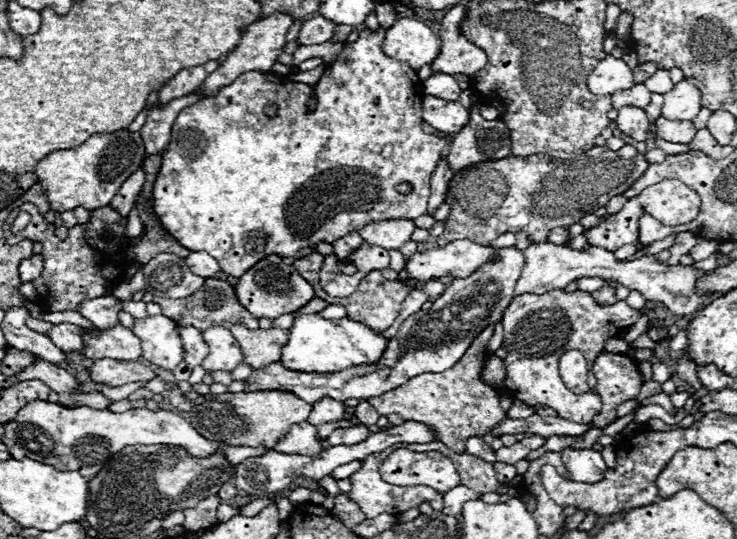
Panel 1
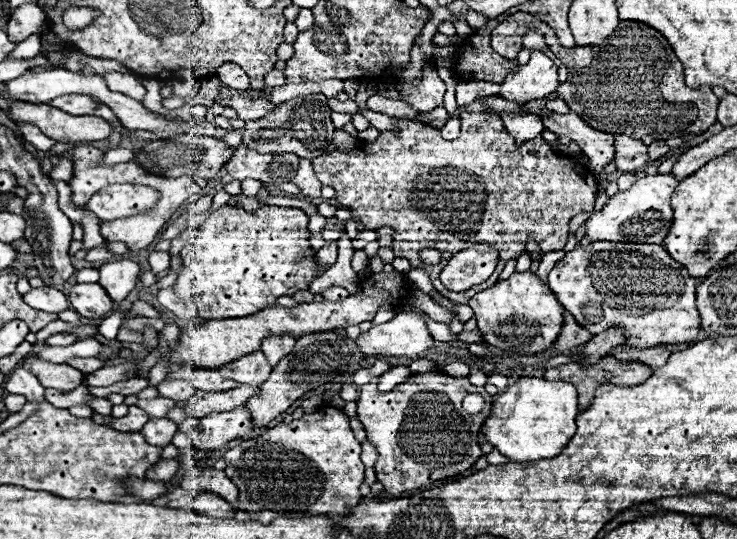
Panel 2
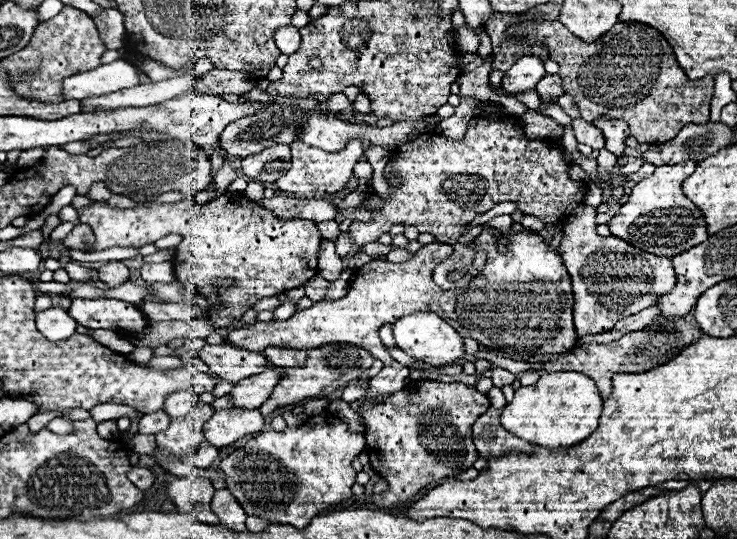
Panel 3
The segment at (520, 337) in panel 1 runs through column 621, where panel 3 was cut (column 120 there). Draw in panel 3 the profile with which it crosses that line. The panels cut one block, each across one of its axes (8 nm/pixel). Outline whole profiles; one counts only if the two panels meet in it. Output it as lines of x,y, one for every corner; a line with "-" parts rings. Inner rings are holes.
74,298
68,314
80,326
90,330
102,328
124,334
140,334
148,324
136,306
114,298

